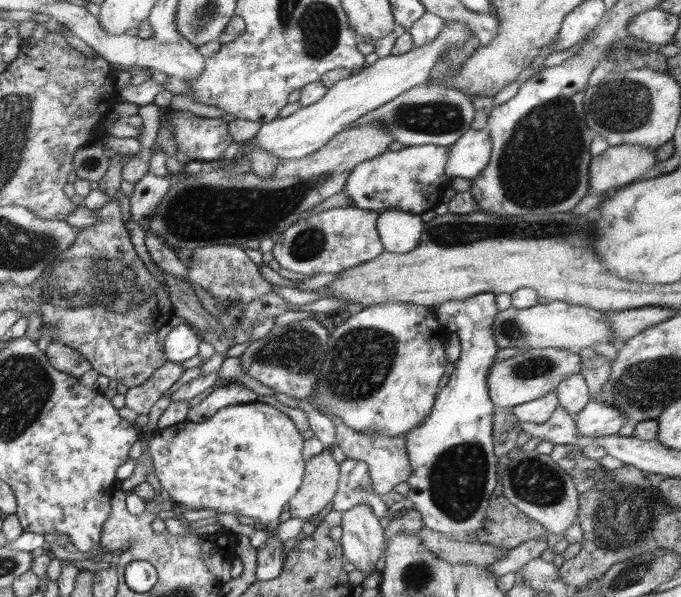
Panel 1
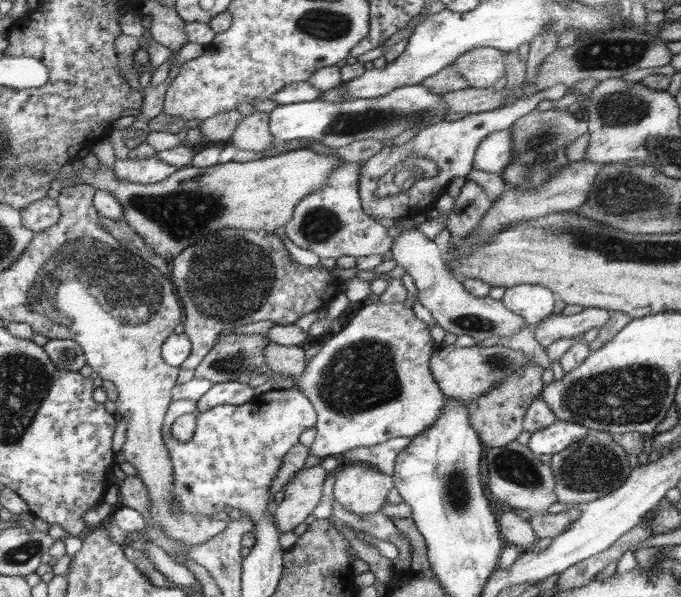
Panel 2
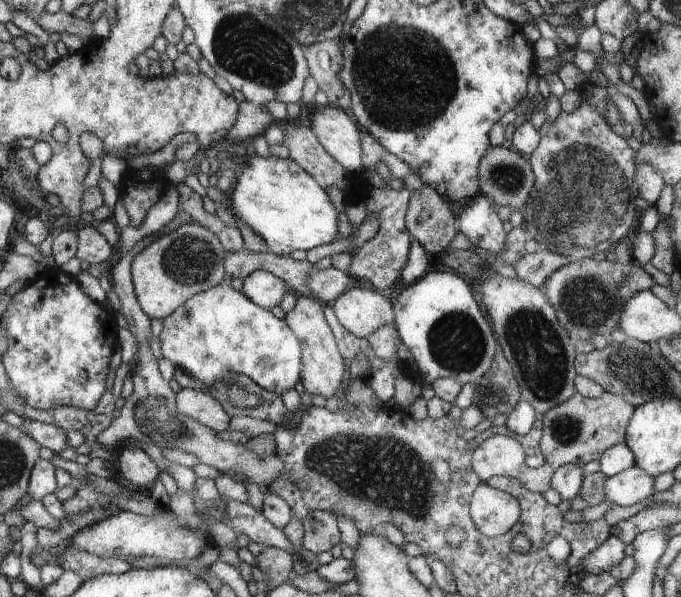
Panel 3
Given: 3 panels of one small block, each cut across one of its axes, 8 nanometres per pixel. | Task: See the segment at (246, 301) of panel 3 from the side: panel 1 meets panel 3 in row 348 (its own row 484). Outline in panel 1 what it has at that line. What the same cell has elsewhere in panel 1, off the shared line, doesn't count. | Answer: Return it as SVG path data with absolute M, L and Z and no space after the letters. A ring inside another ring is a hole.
M255 401L226 406L206 422L185 420L157 430L147 452L154 462L152 473L162 484L164 494L170 495L175 502L191 506L193 510L212 509L223 514L250 516L263 524L264 530L268 532L268 541L256 549L256 578L267 581L276 578L284 568L284 543L276 537L276 528L280 526L278 517L282 514L284 504L288 504L304 484L306 460L302 454L302 442L302 434L296 430L294 422L286 414L270 404Z

